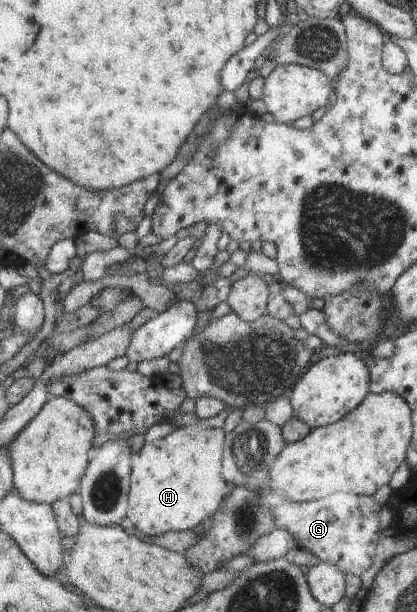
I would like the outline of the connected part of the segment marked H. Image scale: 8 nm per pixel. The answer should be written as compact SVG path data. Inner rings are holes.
M199 420L197 423L191 423L189 426L176 429L171 435L157 442L151 442L144 447L138 454L134 455L134 472L132 475L132 490L130 491L131 511L128 517L137 529L143 531L146 535L156 538L170 532L188 532L191 529L197 529L199 525L204 525L207 521L212 520L218 511L222 509L222 505L230 497L235 483L230 483L224 475L224 457L226 452L227 434L221 429L208 429L205 427L205 420Z

